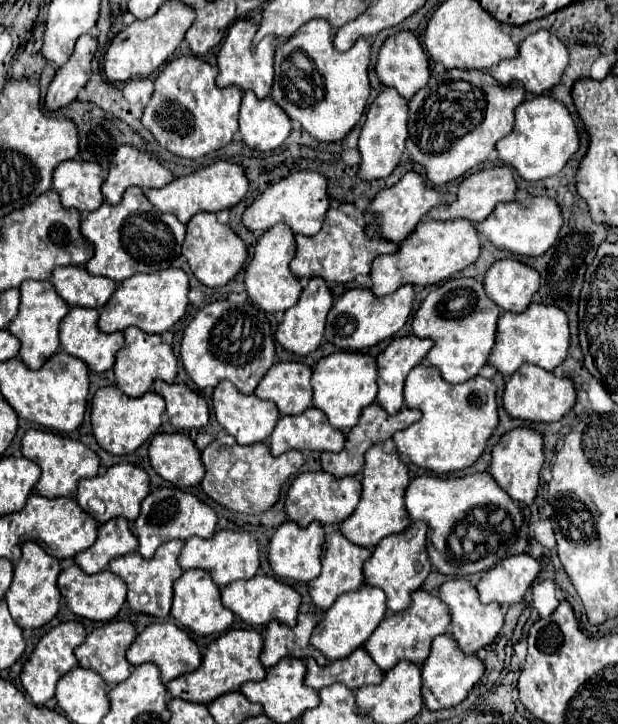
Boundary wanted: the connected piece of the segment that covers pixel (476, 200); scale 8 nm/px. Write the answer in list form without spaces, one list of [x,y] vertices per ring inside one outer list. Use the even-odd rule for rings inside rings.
[[[493,166],[493,168],[485,168],[475,174],[465,176],[457,188],[457,200],[449,206],[435,206],[433,210],[427,212],[427,218],[431,220],[465,218],[469,222],[481,222],[493,212],[493,208],[499,202],[511,202],[513,198],[515,198],[515,180],[513,180],[511,170],[507,166]]]

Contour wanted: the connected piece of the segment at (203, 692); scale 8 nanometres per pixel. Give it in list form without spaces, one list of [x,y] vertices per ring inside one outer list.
[[[227,630],[209,644],[207,652],[203,654],[201,666],[193,672],[173,678],[167,684],[167,690],[173,698],[183,698],[187,702],[197,702],[197,704],[209,704],[221,694],[239,690],[243,682],[263,680],[265,668],[259,662],[261,648],[263,648],[263,638],[259,632],[255,632],[255,630]]]

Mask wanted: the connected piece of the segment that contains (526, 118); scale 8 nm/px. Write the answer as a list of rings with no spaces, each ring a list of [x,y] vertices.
[[[535,96],[521,102],[515,108],[515,124],[511,134],[497,142],[497,156],[501,162],[517,170],[517,174],[527,182],[537,182],[547,176],[555,176],[563,170],[567,160],[579,148],[579,134],[569,110],[553,100],[551,96]]]

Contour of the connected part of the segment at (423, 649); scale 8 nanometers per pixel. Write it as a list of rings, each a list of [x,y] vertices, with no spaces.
[[[415,590],[413,592],[413,604],[409,610],[399,612],[399,614],[389,614],[369,636],[369,640],[363,644],[365,652],[373,658],[373,662],[383,670],[391,670],[397,666],[401,660],[409,660],[413,664],[423,664],[423,660],[429,656],[431,640],[439,634],[445,634],[449,630],[451,614],[449,608],[437,598],[431,596],[425,590]]]

